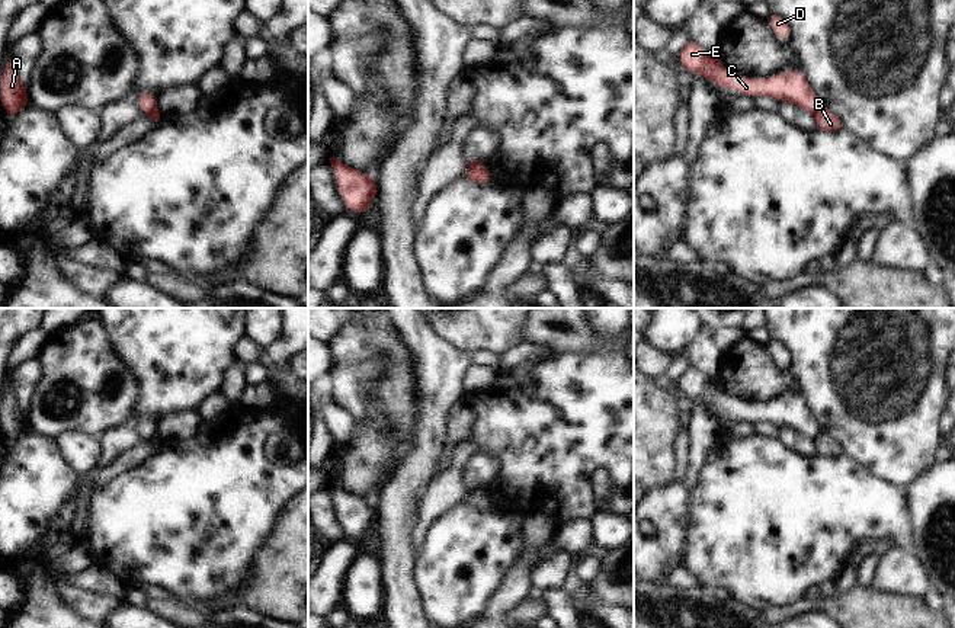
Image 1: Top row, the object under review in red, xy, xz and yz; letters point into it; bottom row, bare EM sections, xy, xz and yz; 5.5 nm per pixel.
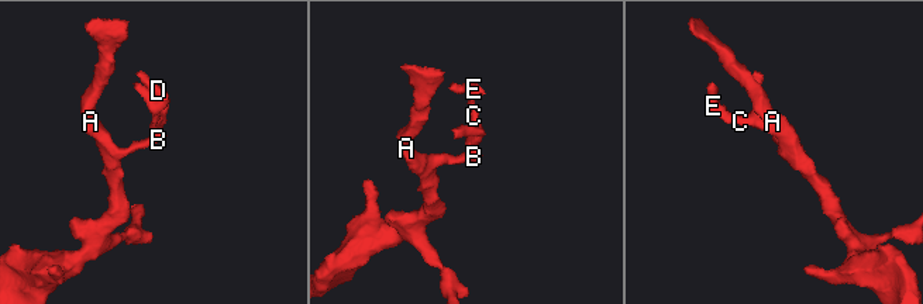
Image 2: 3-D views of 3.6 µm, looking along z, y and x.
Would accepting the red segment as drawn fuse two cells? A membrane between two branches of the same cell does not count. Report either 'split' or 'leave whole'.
split

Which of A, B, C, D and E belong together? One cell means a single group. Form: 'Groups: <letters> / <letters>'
Groups: A B / C D E

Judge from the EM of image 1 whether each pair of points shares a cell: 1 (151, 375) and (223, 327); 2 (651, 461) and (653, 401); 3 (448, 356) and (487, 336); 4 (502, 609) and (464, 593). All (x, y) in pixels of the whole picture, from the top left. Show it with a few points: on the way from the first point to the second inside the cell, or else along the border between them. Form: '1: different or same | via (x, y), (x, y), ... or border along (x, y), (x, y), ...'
1: same | via (169, 359), (201, 327), (205, 327)
2: same | via (651, 447), (651, 416)
3: different | border along (435, 329), (470, 352)
4: different | border along (509, 574), (484, 612)

